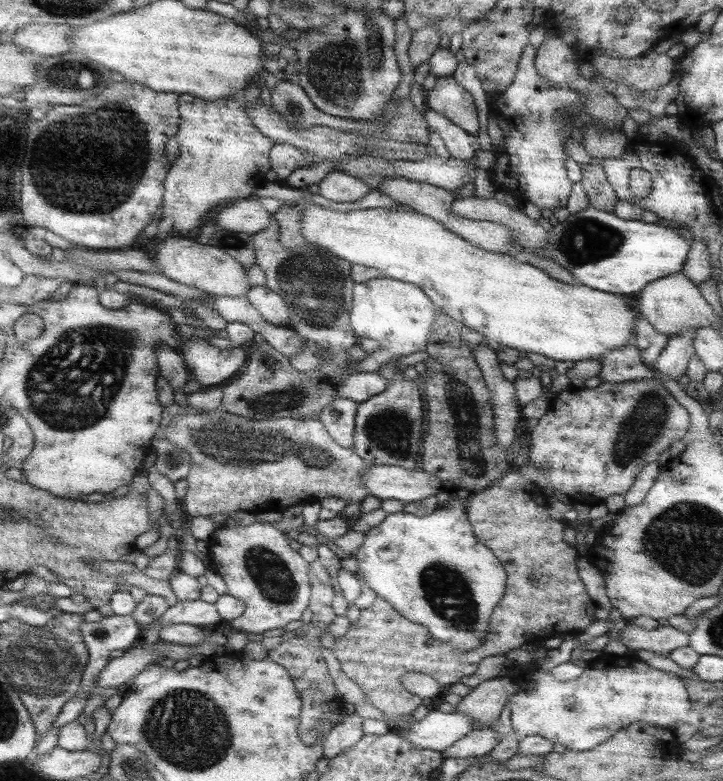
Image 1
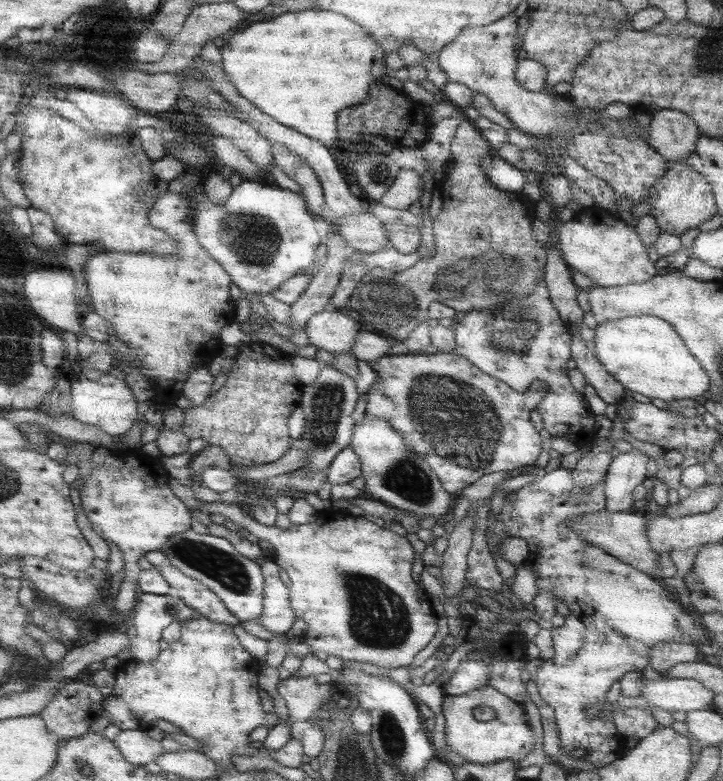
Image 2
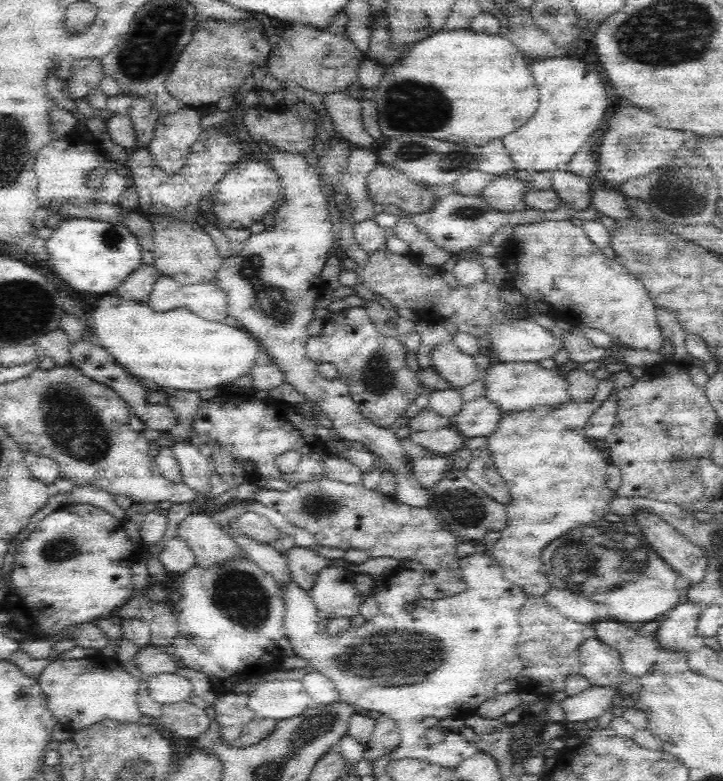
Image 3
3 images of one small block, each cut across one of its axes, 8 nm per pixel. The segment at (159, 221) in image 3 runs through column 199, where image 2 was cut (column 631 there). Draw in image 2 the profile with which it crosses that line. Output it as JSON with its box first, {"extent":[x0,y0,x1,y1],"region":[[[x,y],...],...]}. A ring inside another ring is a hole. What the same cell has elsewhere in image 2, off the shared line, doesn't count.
{"extent":[554,204,656,286],"region":[[[585,204],[573,214],[570,221],[562,223],[554,241],[554,247],[567,263],[570,272],[573,269],[584,274],[591,280],[592,286],[637,284],[655,275],[656,268],[635,233],[634,226],[627,224],[623,218],[613,217],[595,204]]]}

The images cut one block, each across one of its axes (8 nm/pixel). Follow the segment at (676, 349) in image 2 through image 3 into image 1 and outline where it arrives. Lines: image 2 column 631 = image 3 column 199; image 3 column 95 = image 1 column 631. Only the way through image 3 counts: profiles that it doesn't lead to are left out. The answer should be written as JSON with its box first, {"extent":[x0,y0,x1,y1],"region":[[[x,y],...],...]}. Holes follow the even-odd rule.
{"extent":[299,204,637,363],"region":[[[309,204],[299,208],[299,232],[303,234],[307,244],[315,244],[319,248],[323,248],[327,252],[349,262],[349,264],[361,264],[365,268],[375,268],[383,278],[391,278],[393,280],[401,280],[401,282],[413,284],[417,288],[421,288],[427,298],[431,300],[436,307],[438,307],[442,314],[445,314],[449,319],[453,318],[459,326],[465,326],[477,334],[484,336],[493,345],[503,345],[512,350],[521,351],[522,353],[533,352],[533,354],[541,354],[551,358],[557,362],[565,362],[565,360],[576,363],[580,360],[589,360],[601,358],[607,351],[618,349],[633,342],[633,328],[634,321],[636,320],[637,312],[630,308],[629,301],[623,298],[623,295],[609,294],[609,292],[601,292],[597,289],[589,288],[583,285],[565,284],[558,280],[553,280],[552,277],[547,276],[540,268],[535,268],[529,263],[517,261],[507,253],[493,253],[487,252],[485,249],[479,248],[476,245],[469,244],[469,241],[463,240],[460,236],[449,232],[442,224],[436,220],[423,216],[421,213],[415,211],[399,211],[397,209],[382,209],[382,208],[369,208],[362,210],[343,210],[340,206],[333,205],[314,205]]]}

